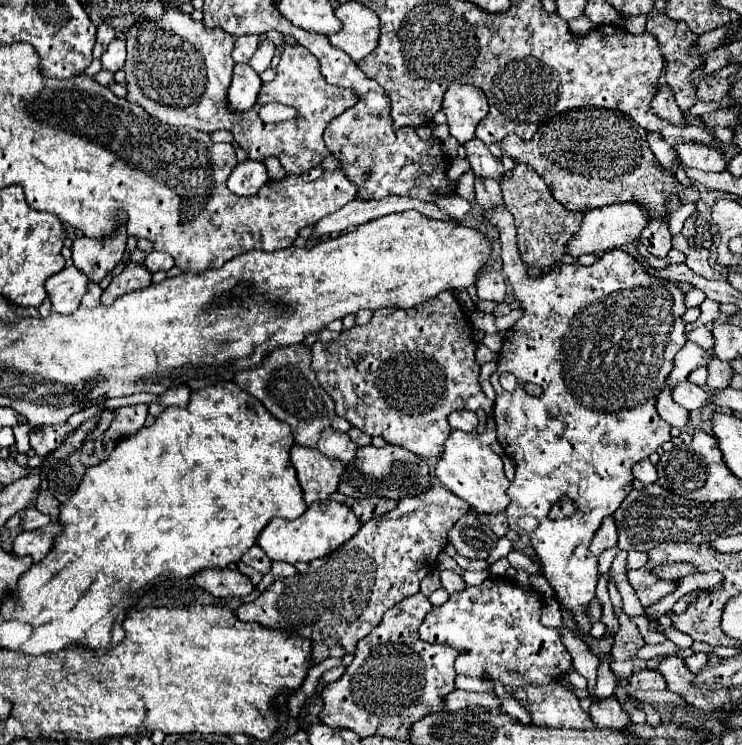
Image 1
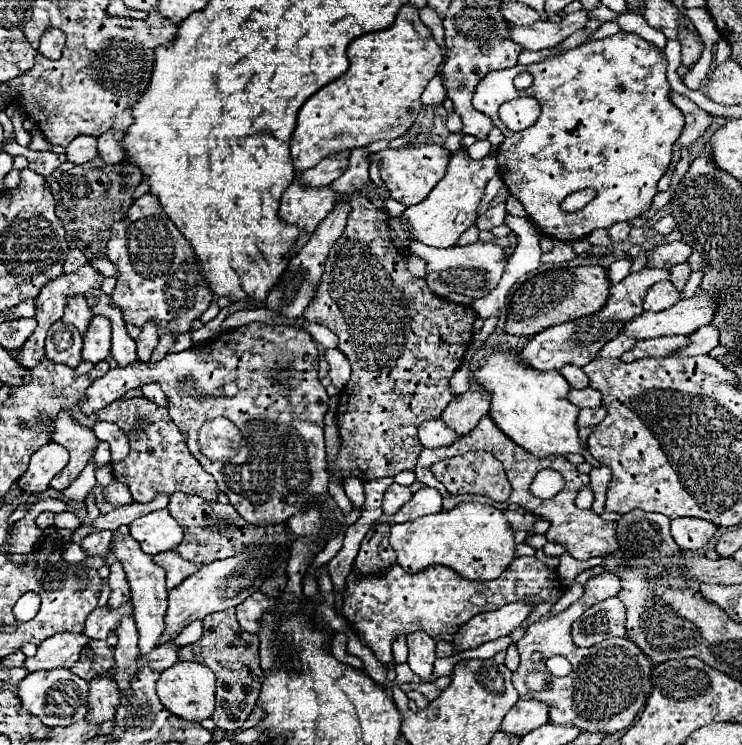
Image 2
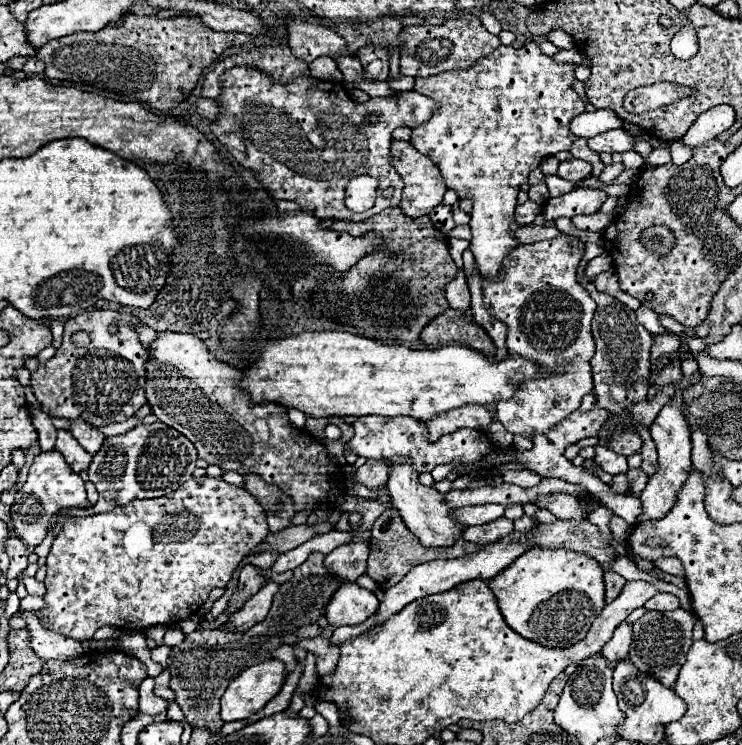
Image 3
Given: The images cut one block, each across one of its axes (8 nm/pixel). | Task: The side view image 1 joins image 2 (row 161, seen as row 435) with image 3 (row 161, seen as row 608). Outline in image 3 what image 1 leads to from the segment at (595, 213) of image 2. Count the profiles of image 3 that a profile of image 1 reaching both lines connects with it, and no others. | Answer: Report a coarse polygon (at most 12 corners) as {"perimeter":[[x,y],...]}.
{"perimeter":[[584,160],[560,162],[558,178],[578,182],[590,176],[592,166]]}

